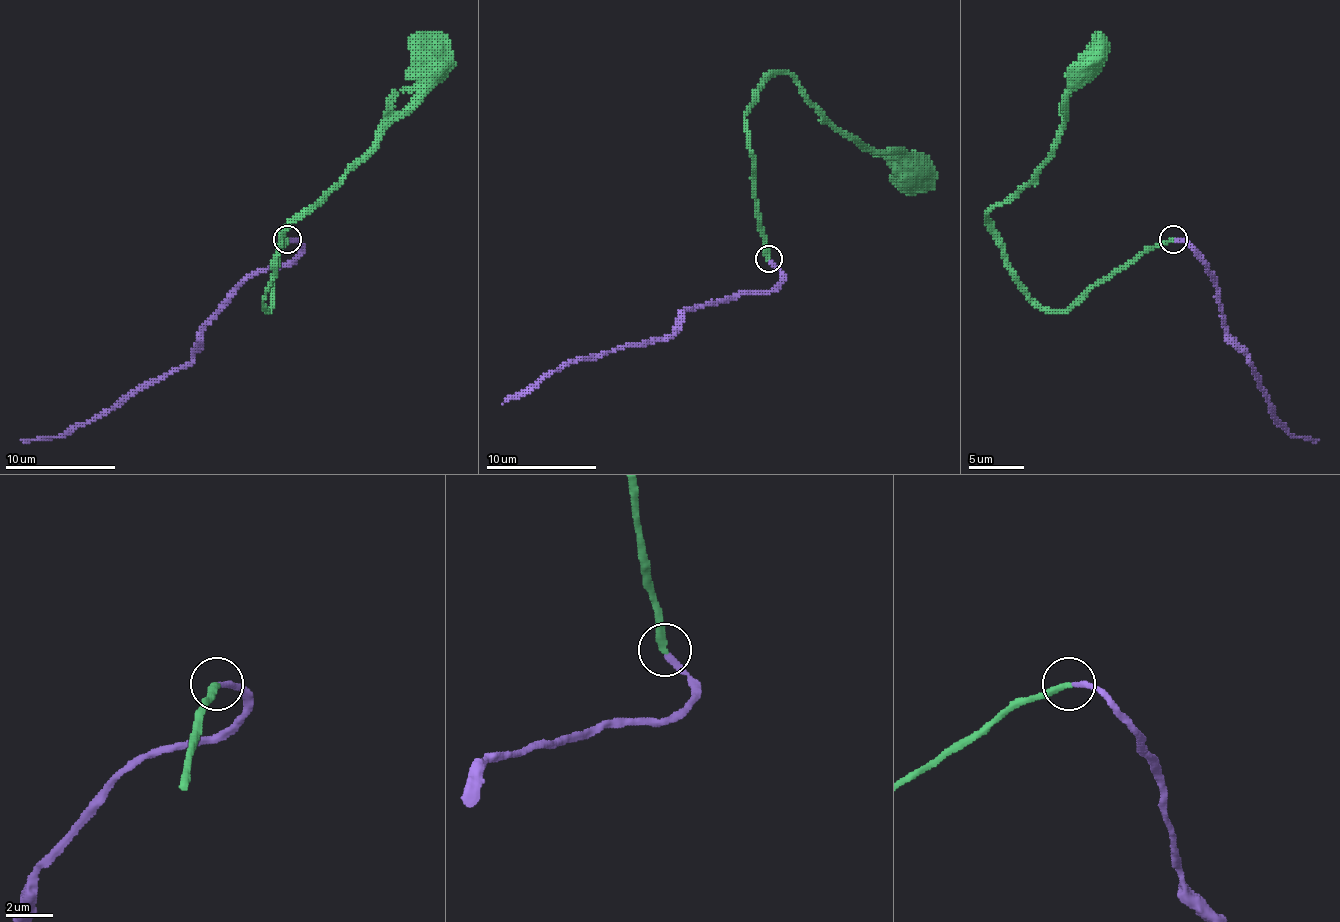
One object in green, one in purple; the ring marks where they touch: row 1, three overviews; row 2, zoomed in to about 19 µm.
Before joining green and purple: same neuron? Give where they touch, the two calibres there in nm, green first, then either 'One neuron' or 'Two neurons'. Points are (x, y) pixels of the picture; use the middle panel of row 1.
Place: (768, 259). Thickness 320 nm (green) against 240 nm. One neuron

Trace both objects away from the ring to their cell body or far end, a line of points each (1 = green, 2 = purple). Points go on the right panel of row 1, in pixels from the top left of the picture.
1: (1172, 239), (1065, 310), (1032, 299), (1007, 261), (988, 214), (1057, 145), (1084, 62)
2: (1175, 239), (1189, 244), (1205, 263), (1222, 324), (1252, 365), (1277, 420), (1293, 437), (1318, 439)

